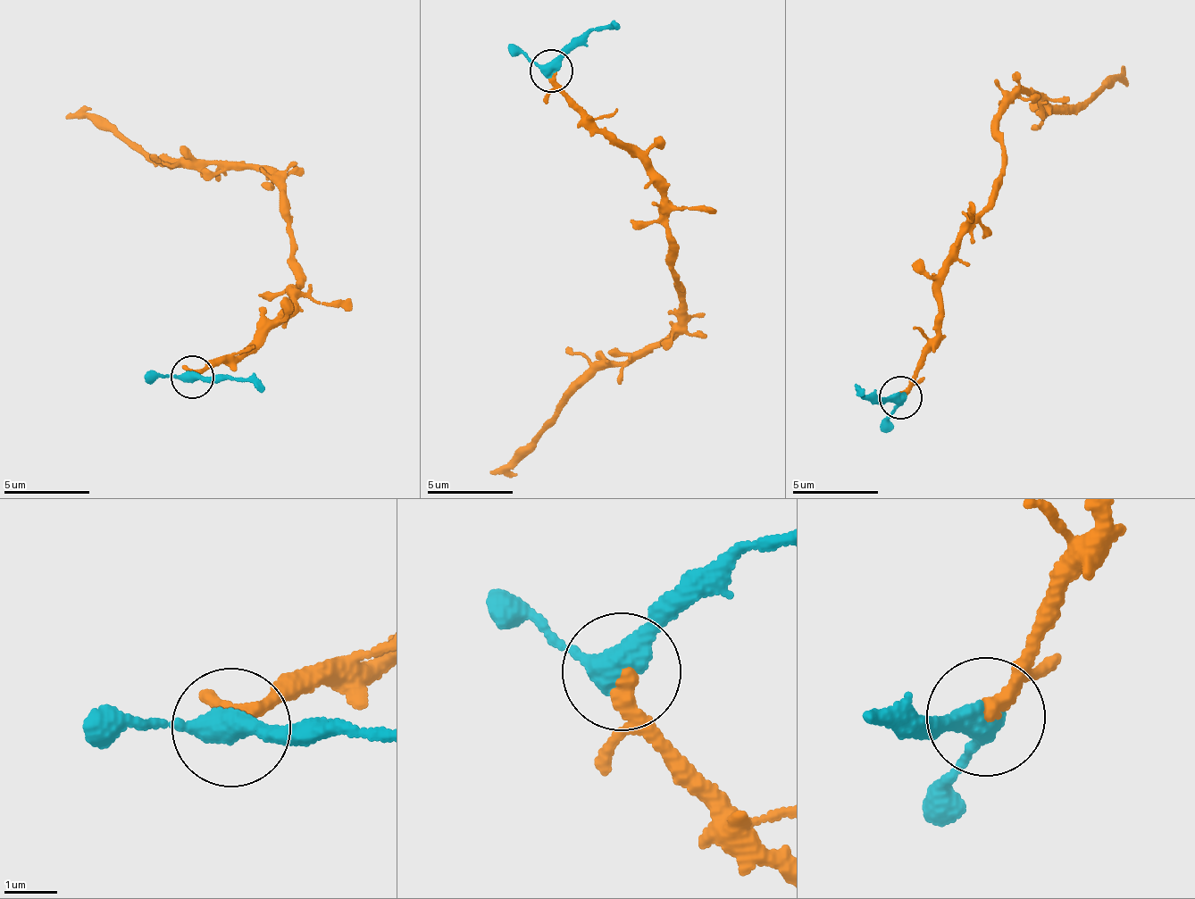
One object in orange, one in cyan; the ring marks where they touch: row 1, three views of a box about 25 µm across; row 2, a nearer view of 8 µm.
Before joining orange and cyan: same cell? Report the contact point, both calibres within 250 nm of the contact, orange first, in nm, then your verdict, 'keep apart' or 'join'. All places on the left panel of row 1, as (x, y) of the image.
place (192, 377); calibres 220 and 440 nm; join

